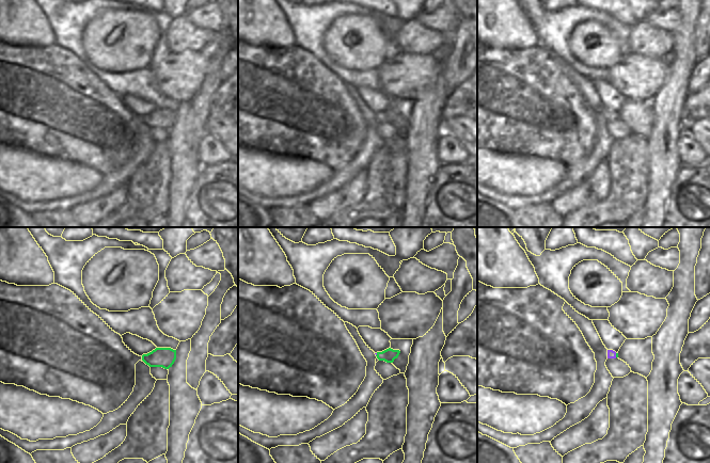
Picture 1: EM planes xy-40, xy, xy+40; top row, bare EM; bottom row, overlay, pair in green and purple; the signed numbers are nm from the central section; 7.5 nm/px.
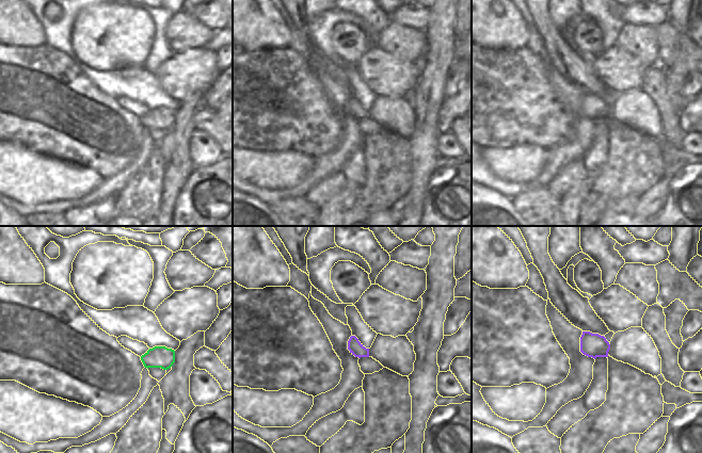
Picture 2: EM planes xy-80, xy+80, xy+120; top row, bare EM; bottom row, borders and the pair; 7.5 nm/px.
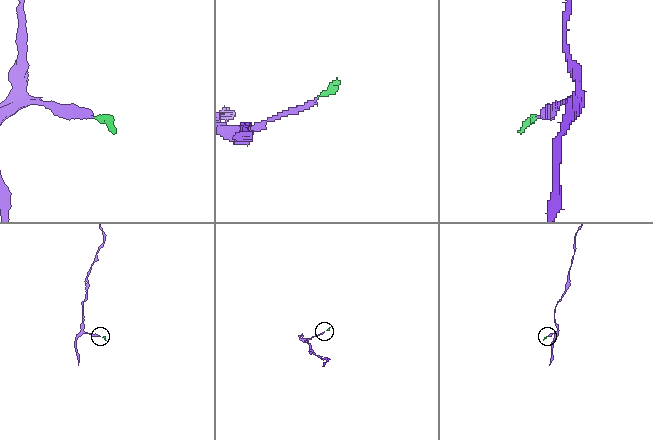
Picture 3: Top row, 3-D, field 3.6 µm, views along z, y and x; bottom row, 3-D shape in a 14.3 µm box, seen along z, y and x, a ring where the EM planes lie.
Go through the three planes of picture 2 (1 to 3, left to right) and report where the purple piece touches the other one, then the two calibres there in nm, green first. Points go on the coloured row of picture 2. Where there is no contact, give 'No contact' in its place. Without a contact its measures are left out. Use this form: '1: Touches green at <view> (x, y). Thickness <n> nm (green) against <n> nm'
1: No contact
2: No contact
3: No contact.

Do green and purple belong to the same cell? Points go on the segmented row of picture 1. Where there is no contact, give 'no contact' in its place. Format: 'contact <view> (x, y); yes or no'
contact xy+40 (616, 355); yes

